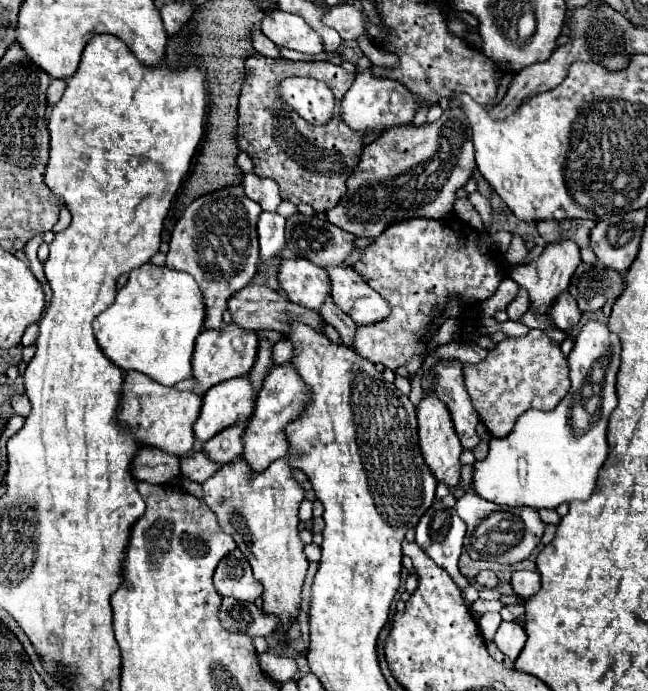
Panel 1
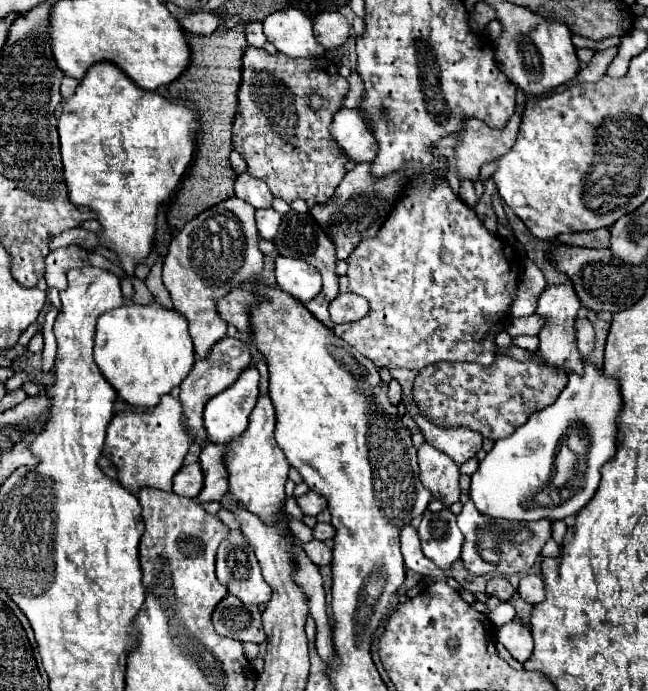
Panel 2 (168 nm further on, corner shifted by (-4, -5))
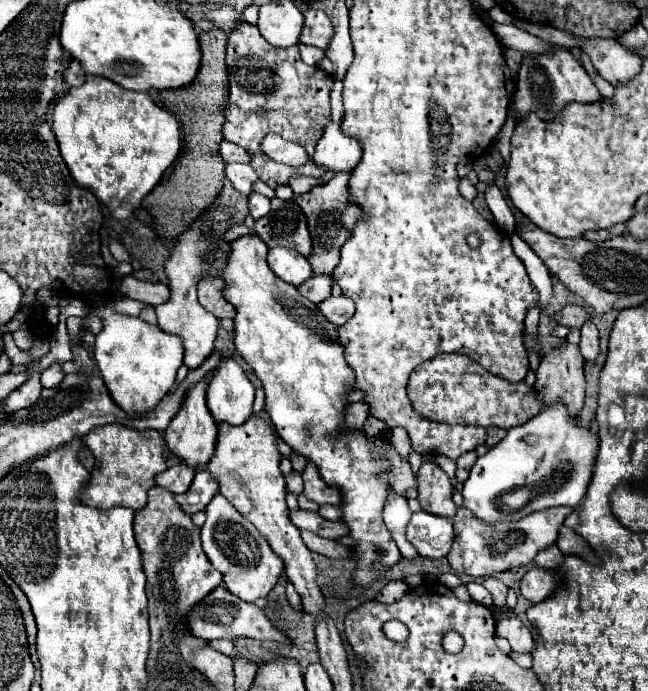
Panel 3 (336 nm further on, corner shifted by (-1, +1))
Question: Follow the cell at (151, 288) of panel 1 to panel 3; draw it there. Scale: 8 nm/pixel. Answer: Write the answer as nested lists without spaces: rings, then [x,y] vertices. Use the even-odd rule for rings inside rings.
[[[101,303],[93,313],[103,321],[101,333],[95,335],[93,357],[105,385],[109,385],[109,393],[113,393],[113,401],[133,415],[155,409],[157,401],[173,387],[177,369],[183,365],[185,349],[181,337],[139,317],[121,315],[113,309],[113,303]]]

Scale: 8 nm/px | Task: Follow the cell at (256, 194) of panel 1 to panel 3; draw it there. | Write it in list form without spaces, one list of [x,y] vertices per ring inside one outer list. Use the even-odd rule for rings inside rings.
[[[231,163],[225,169],[227,179],[231,181],[231,185],[243,193],[243,195],[251,195],[253,193],[253,185],[257,183],[257,173],[251,169],[251,165],[241,165],[241,163]]]

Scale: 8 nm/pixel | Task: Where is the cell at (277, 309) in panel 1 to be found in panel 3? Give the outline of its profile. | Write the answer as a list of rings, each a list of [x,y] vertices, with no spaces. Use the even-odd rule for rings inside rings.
[[[205,277],[199,281],[199,303],[213,313],[219,319],[233,319],[235,317],[235,307],[223,297],[225,291],[225,281],[221,277]]]

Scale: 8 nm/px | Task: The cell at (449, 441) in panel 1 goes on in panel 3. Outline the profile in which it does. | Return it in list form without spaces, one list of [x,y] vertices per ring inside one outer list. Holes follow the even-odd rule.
[[[425,459],[423,465],[417,471],[419,481],[419,503],[423,511],[443,517],[453,517],[457,513],[457,507],[451,499],[453,485],[447,473],[431,459]]]

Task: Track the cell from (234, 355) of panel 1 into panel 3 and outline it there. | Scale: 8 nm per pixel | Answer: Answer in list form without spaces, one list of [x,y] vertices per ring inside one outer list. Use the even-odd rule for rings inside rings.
[[[209,373],[207,377],[203,377],[201,381],[193,383],[189,389],[187,389],[187,395],[181,403],[181,409],[179,413],[173,417],[173,421],[169,423],[169,427],[165,429],[165,441],[167,441],[167,447],[177,455],[181,457],[183,461],[189,461],[189,465],[207,465],[207,461],[211,459],[213,455],[213,449],[215,449],[215,439],[217,439],[217,425],[205,405],[205,389],[211,381],[211,375]]]

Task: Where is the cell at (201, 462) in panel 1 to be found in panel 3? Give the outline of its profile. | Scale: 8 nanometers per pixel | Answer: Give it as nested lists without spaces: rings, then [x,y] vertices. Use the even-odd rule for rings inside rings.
[[[179,463],[175,467],[169,467],[165,473],[157,475],[157,485],[169,489],[171,493],[185,493],[191,487],[195,469],[187,463]]]

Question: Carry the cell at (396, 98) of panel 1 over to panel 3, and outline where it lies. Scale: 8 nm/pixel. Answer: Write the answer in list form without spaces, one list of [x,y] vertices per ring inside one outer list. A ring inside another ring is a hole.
[[[329,121],[323,129],[323,137],[317,143],[313,161],[333,171],[351,171],[361,161],[361,141],[343,133],[341,123]]]

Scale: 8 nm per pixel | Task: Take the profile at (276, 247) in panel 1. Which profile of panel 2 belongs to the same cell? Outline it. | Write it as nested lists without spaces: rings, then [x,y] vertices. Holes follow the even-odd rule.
[[[268,207],[268,209],[256,209],[256,225],[258,225],[260,237],[272,241],[276,231],[278,231],[278,227],[280,227],[280,221],[282,221],[280,213],[274,211],[272,207]]]

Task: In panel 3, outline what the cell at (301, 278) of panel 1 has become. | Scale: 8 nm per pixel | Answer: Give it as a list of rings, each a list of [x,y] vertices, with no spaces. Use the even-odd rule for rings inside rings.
[[[273,247],[269,249],[269,259],[267,259],[271,271],[283,279],[285,283],[291,283],[295,287],[303,285],[311,275],[311,265],[301,253],[287,249],[287,247]]]

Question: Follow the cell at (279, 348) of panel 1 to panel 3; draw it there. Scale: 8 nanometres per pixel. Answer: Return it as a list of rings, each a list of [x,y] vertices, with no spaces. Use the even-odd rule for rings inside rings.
[[[223,359],[219,367],[215,369],[213,381],[207,387],[207,407],[215,419],[215,423],[231,423],[231,425],[241,425],[245,419],[253,413],[253,397],[255,389],[253,383],[249,381],[247,373],[241,369],[241,365],[235,359]]]

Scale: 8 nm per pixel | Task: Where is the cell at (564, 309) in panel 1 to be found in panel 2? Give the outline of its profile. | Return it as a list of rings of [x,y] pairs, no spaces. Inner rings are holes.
[[[588,319],[576,321],[576,339],[578,339],[578,349],[580,349],[582,357],[588,359],[588,355],[594,349],[594,327]]]

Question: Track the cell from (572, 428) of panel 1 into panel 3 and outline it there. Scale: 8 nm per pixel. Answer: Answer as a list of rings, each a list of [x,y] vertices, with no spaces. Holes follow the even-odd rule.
[[[557,399],[553,405],[549,405],[549,409],[543,409],[527,423],[511,427],[495,447],[491,447],[483,457],[475,461],[461,491],[463,505],[485,523],[517,521],[529,513],[557,505],[575,509],[581,505],[581,499],[585,497],[591,483],[597,451],[599,437],[591,431],[591,427],[581,425],[579,417],[573,417],[565,403]],[[561,475],[565,477],[561,485],[547,489],[549,483]],[[517,487],[531,487],[537,493],[535,499],[519,511],[511,511],[509,507],[495,507],[497,497]]]

